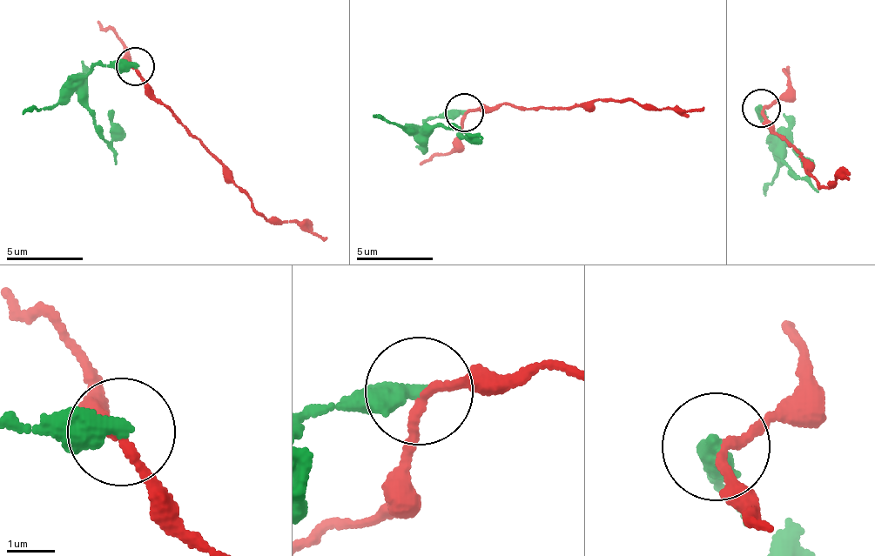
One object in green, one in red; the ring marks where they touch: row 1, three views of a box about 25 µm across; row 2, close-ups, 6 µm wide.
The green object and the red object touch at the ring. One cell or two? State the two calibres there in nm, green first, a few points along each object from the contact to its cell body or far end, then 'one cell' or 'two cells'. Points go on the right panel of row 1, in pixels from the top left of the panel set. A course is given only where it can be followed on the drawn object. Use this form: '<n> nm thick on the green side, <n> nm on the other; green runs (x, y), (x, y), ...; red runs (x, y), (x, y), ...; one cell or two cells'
440 nm thick on the green side, 170 nm on the other; green runs (760, 107), (757, 117), (770, 132), (783, 166), (804, 177), (809, 162), (791, 150); red runs (763, 107), (771, 131), (793, 144), (822, 186), (838, 172), (844, 178); two cells

